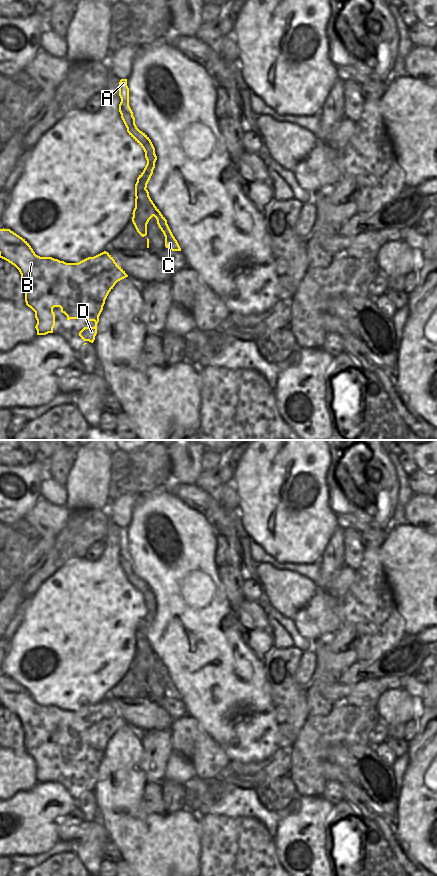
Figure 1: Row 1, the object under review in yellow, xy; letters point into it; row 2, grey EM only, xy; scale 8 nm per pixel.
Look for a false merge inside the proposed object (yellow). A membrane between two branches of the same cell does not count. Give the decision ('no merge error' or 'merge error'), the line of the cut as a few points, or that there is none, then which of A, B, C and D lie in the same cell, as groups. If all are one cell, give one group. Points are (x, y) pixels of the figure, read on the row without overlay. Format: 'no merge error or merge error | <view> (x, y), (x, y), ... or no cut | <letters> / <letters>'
merge error | xy (137, 628), (145, 636) | A / B C D

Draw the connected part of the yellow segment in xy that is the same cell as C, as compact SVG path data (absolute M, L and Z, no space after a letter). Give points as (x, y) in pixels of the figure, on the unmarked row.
M137 629L135 632L135 641L139 642L139 646L135 646L135 656L133 658L132 670L137 680L142 684L147 683L147 672L154 664L157 672L165 684L165 695L172 699L181 699L181 696L173 684L165 665L161 662L159 657L155 654L149 644L148 638Z

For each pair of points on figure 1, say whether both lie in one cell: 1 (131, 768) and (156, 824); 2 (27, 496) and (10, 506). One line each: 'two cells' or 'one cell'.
1: one cell
2: one cell

